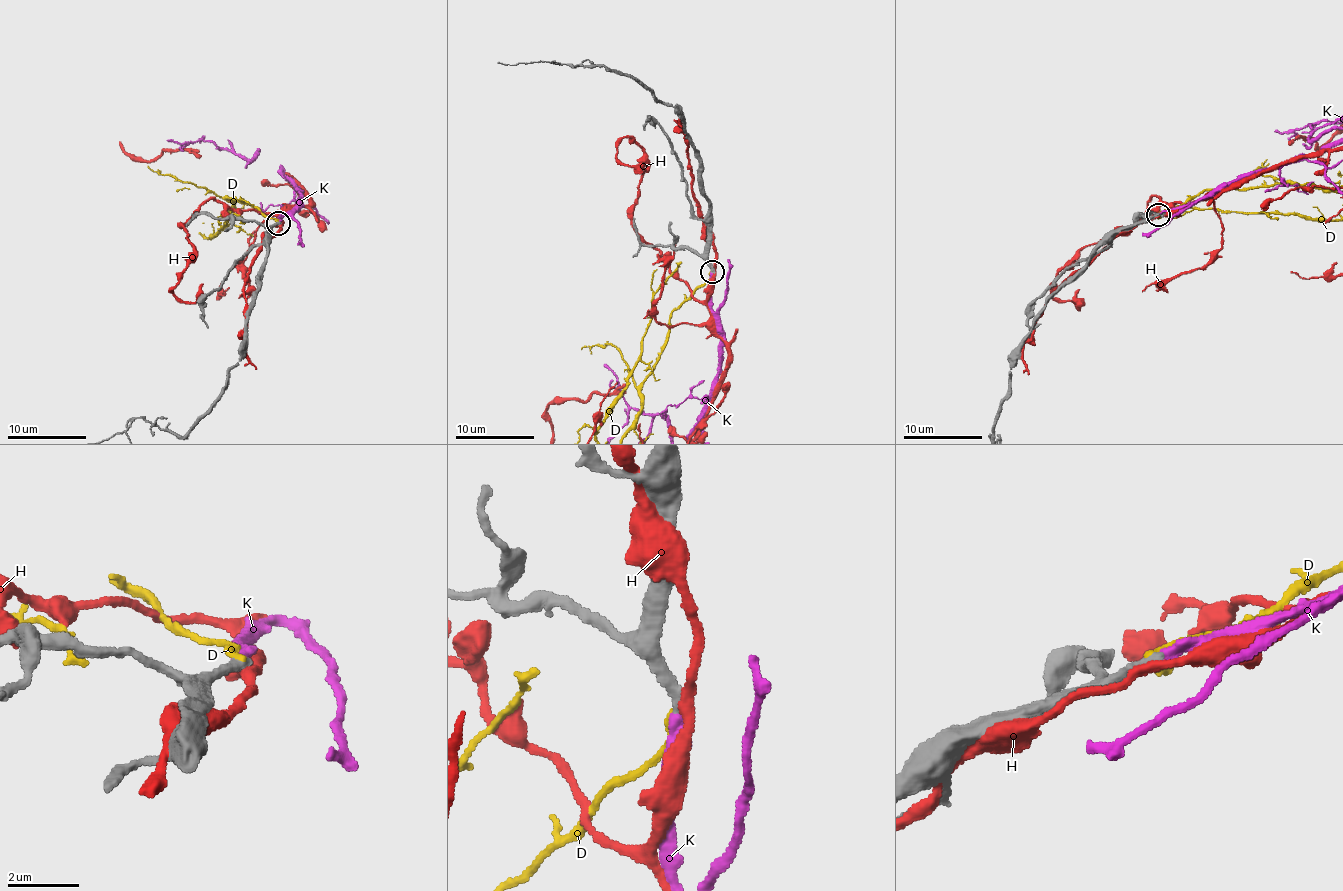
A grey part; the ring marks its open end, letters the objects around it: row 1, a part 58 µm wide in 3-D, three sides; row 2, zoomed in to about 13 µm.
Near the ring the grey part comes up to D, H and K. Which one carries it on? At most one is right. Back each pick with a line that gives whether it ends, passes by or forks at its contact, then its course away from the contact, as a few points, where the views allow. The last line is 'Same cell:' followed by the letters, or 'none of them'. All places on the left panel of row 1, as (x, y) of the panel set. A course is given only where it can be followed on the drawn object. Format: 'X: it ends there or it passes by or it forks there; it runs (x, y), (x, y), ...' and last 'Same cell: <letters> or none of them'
K: it ends there
Same cell: K

